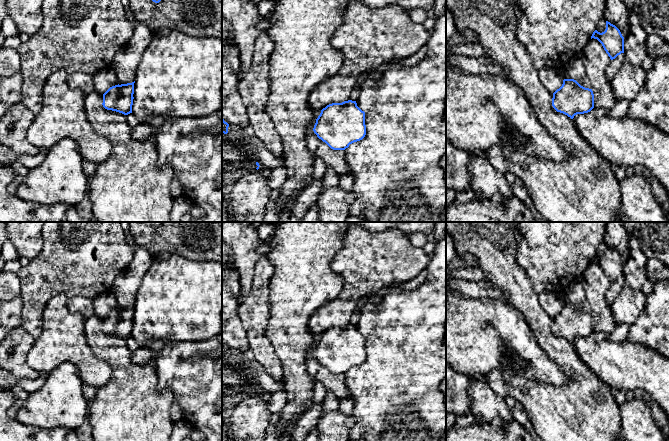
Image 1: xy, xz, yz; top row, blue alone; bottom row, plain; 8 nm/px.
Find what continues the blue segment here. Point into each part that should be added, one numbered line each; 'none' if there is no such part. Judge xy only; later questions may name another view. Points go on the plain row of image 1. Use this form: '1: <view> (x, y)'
none

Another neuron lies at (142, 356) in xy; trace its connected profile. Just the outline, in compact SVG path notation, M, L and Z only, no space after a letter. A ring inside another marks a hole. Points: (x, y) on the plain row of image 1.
M222 332L210 340L195 342L166 342L159 351L140 348L132 353L132 362L146 365L155 360L158 387L173 392L175 403L183 412L184 419L204 435L204 441L222 441Z

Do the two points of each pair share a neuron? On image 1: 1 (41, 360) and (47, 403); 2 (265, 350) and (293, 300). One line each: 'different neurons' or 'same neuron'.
1: different neurons
2: different neurons

